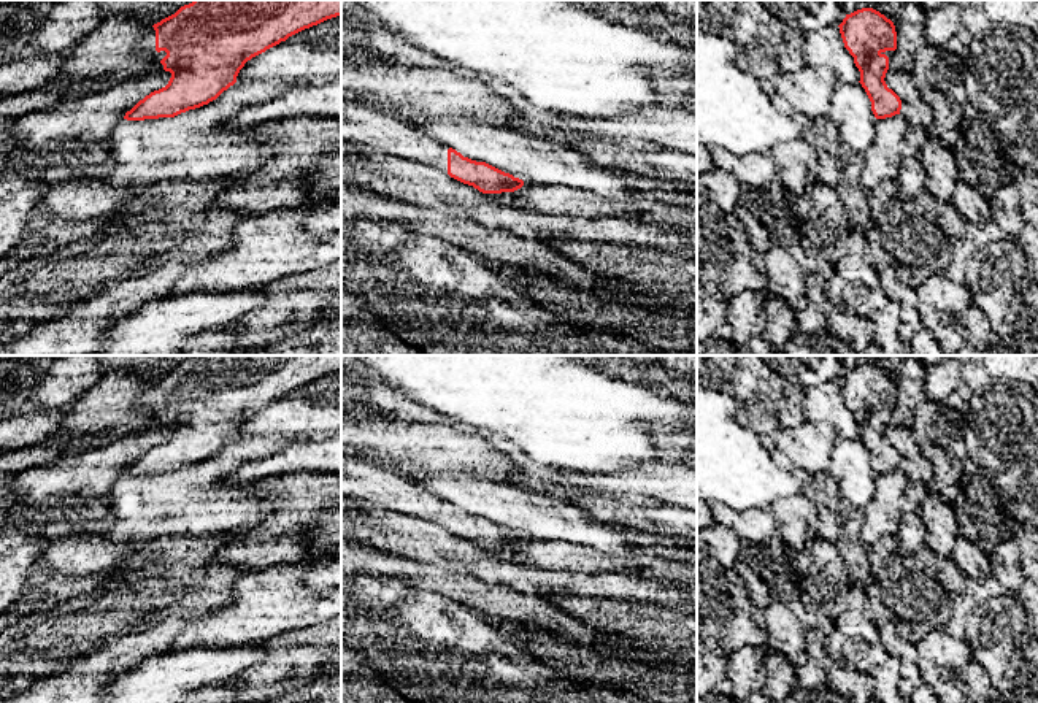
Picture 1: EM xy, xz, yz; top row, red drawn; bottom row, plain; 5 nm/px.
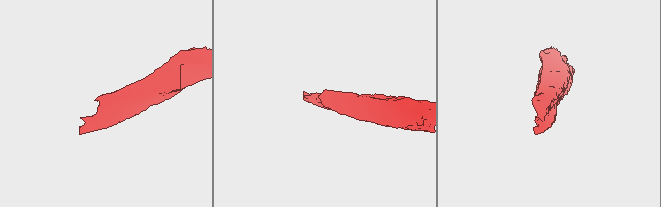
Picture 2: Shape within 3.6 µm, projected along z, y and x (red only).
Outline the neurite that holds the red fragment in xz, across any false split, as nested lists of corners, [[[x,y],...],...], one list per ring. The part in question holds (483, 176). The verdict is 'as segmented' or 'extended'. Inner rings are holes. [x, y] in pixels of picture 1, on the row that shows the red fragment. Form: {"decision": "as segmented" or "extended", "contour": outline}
{"decision": "extended", "contour": [[[341,98],[341,141],[435,167],[482,194],[514,192],[524,186],[522,179],[463,157],[408,122],[356,100]]]}

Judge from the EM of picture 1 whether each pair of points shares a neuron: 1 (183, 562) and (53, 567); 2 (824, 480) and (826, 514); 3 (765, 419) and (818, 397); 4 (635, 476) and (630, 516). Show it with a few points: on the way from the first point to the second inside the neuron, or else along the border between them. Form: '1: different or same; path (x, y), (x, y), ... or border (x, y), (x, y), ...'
1: different; border (145, 543), (111, 570), (100, 572), (92, 578)
2: same; path (826, 487), (826, 507)
3: different; border (802, 395), (802, 414), (805, 418)
4: different; border (622, 491), (646, 494), (668, 505)

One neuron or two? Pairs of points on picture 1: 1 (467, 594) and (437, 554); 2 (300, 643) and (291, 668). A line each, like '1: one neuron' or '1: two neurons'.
1: two neurons
2: one neuron

